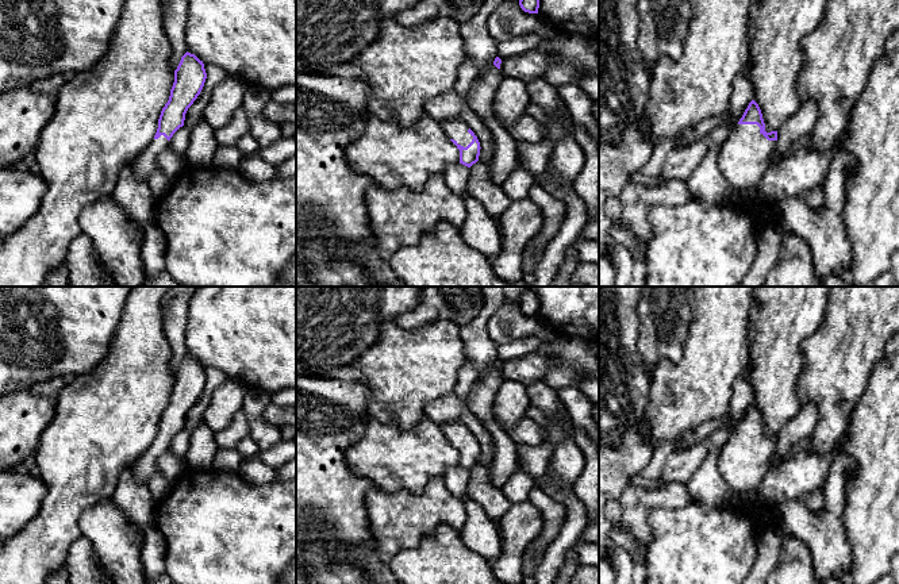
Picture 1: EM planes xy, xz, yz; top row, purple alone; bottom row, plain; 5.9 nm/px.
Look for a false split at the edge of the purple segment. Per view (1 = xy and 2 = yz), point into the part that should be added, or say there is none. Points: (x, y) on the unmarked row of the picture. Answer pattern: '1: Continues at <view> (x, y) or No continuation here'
1: Continues at xy (146, 465)
2: Continues at yz (744, 461)

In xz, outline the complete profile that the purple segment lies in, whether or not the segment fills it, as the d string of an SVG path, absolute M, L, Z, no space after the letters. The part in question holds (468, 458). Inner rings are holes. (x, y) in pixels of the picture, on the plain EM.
M457 419L441 427L447 441L460 453L460 466L468 470L476 466L479 464L481 450L477 439L469 431L468 426Z

